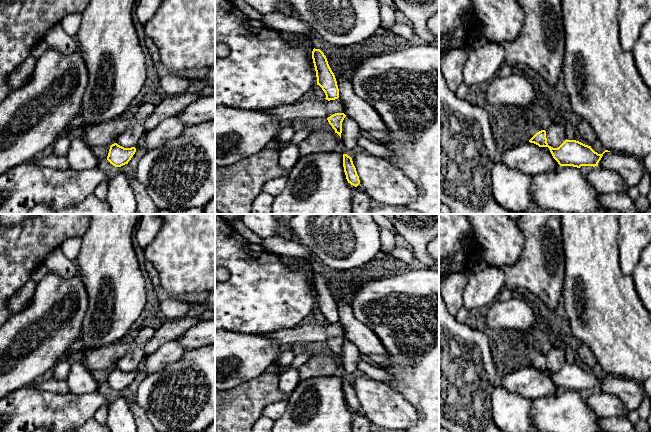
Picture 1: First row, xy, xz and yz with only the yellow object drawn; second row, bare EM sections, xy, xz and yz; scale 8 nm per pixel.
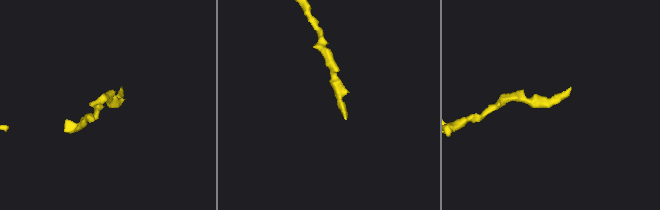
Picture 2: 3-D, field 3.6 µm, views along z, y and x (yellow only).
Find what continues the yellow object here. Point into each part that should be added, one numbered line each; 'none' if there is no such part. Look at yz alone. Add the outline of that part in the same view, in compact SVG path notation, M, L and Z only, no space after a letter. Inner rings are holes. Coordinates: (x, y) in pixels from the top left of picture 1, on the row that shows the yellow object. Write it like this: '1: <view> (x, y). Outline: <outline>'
none

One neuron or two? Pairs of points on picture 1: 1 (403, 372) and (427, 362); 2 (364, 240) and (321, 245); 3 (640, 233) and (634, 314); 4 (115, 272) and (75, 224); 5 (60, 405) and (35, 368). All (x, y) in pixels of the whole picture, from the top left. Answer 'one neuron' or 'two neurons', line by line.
1: one neuron
2: one neuron
3: two neurons
4: two neurons
5: two neurons

